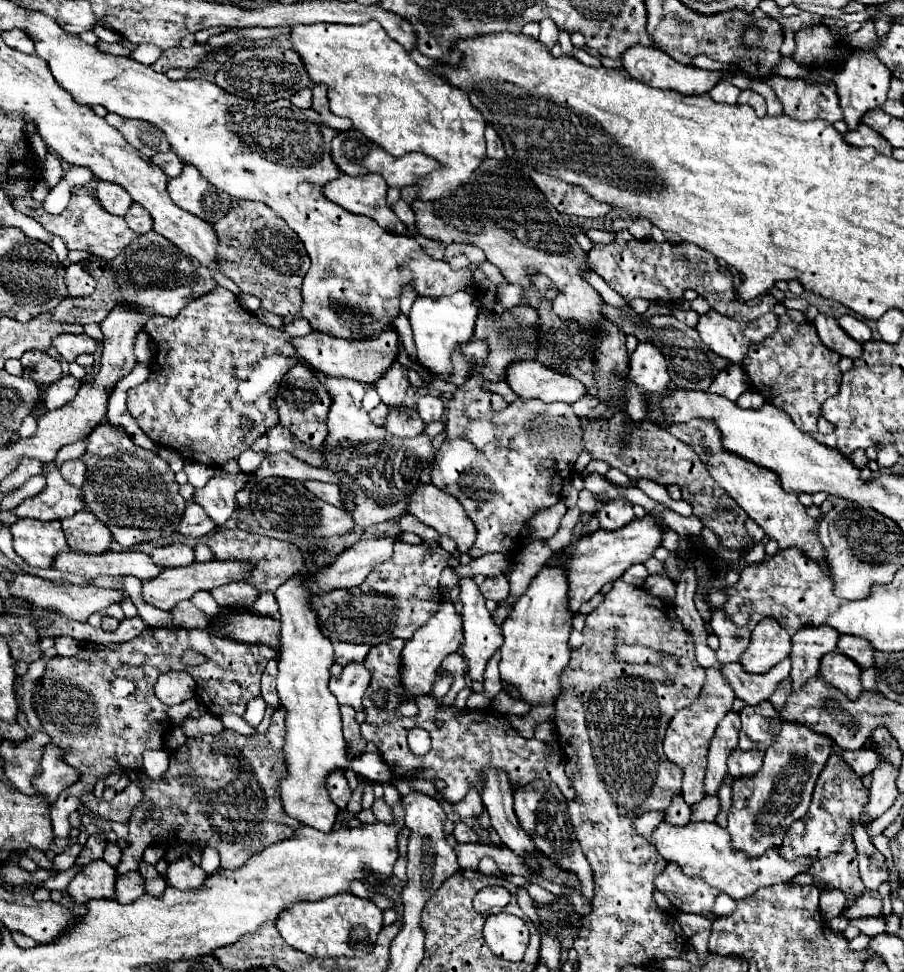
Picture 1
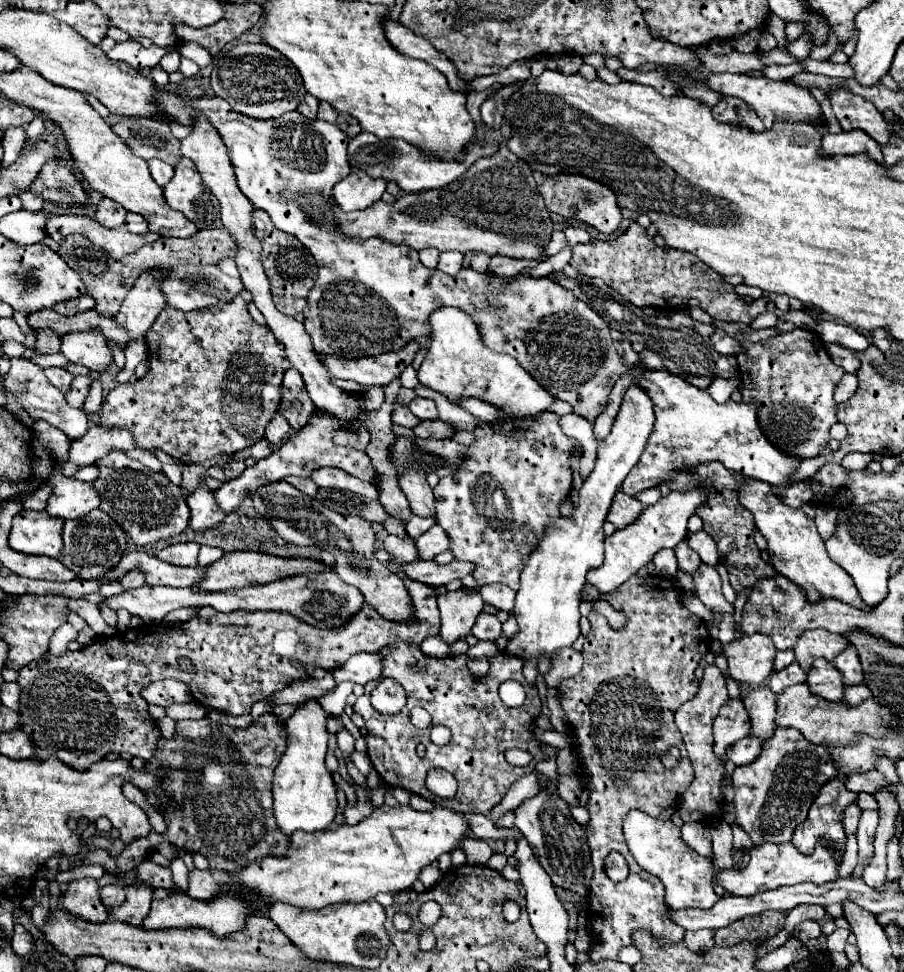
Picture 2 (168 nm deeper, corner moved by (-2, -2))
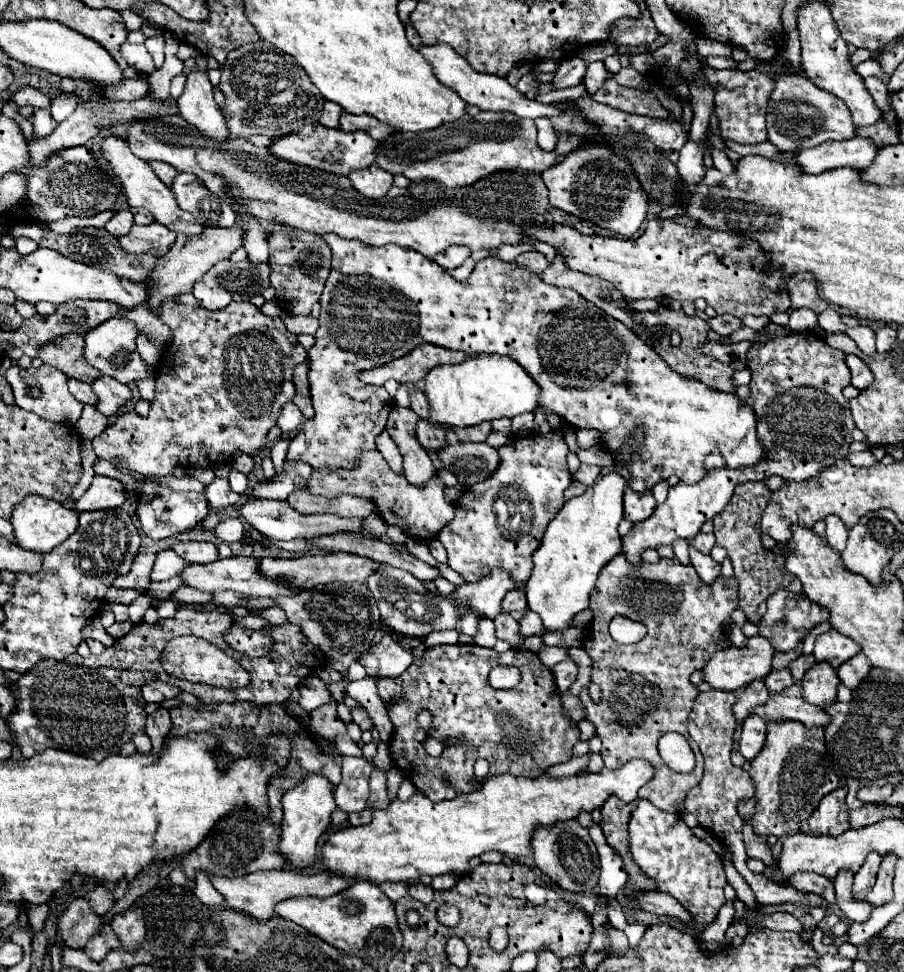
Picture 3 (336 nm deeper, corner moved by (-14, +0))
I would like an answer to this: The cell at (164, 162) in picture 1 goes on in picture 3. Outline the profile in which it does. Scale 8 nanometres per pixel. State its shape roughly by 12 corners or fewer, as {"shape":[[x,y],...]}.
{"shape":[[148,162],[154,174],[166,184],[178,174],[172,166],[162,162]]}

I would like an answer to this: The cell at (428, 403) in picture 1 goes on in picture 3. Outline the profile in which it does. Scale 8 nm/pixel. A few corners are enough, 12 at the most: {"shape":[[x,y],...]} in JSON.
{"shape":[[410,392],[410,408],[418,418],[428,418],[424,392]]}

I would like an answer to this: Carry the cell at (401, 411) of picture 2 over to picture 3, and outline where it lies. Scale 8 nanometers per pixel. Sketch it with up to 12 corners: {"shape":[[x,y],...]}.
{"shape":[[418,422],[418,442],[426,452],[448,446],[446,430]]}

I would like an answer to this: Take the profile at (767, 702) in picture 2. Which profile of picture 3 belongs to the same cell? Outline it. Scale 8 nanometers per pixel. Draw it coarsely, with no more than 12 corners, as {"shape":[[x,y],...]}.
{"shape":[[788,668],[772,670],[764,678],[770,694],[794,684]]}

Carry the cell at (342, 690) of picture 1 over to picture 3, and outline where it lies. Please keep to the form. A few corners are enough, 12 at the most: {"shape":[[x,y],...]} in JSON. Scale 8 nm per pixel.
{"shape":[[384,638],[360,658],[368,674],[396,678],[412,666],[400,640]]}

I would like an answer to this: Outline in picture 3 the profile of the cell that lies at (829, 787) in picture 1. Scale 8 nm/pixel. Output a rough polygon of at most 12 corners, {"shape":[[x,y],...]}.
{"shape":[[844,788],[826,794],[800,824],[806,834],[842,834],[850,826]]}

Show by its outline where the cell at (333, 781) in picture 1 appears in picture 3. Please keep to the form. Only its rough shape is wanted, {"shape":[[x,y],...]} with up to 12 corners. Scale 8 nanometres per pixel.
{"shape":[[362,706],[350,710],[362,730],[372,730],[374,724]]}

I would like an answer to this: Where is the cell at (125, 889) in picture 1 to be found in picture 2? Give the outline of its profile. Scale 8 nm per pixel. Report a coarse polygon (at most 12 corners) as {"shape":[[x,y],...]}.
{"shape":[[120,884],[102,888],[104,906],[114,908],[126,900]]}

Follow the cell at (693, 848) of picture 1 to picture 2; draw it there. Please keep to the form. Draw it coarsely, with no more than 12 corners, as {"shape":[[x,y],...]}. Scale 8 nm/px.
{"shape":[[792,842],[750,850],[746,868],[714,882],[734,896],[838,878],[842,856],[820,842],[802,854]]}

